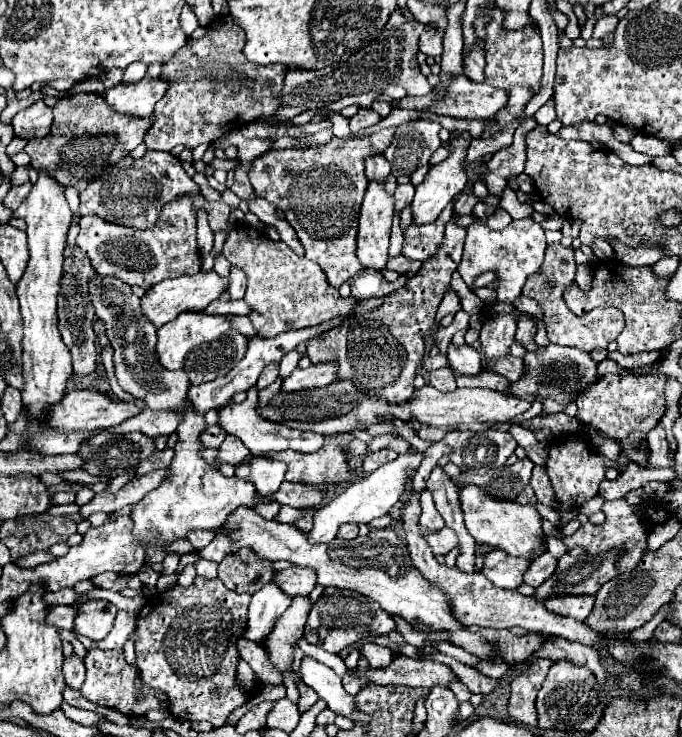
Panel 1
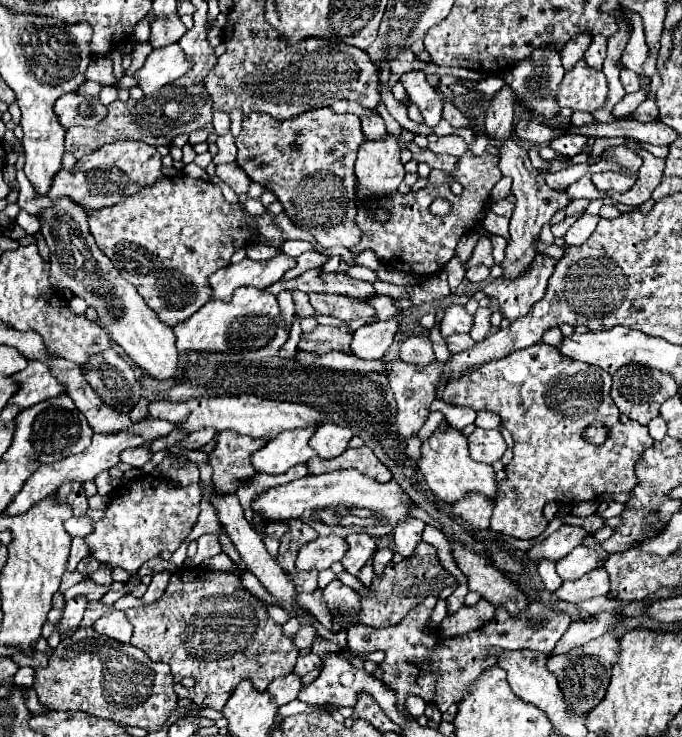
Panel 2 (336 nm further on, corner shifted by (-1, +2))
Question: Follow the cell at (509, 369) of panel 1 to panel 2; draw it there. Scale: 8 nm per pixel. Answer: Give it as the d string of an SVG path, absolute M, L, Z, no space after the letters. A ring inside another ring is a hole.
M456 335L456 337L448 337L446 343L448 343L448 351L450 351L450 353L462 353L462 351L474 347L474 341L472 341L470 335Z

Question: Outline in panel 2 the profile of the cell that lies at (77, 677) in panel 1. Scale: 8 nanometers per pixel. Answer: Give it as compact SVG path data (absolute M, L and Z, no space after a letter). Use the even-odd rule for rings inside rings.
M76 597L76 599L70 599L70 601L66 603L66 607L64 607L64 617L62 617L60 623L58 623L58 633L60 633L60 637L78 629L80 621L82 621L82 617L84 617L86 605L88 605L88 601L86 601L84 597Z

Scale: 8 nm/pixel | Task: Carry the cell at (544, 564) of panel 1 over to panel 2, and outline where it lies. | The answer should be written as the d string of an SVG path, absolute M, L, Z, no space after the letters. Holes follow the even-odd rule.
M576 547L556 563L556 571L564 581L574 581L580 579L584 573L592 571L598 563L598 557L606 557L606 555L608 553L594 553L592 549Z

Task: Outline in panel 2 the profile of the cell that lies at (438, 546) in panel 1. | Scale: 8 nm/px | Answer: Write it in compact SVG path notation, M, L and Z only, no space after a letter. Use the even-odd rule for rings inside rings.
M464 497L462 501L454 503L452 513L466 521L472 529L488 529L492 507L494 505L490 505L486 497Z

